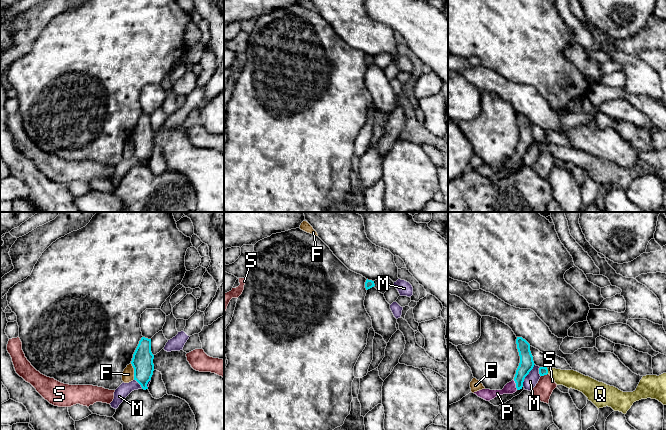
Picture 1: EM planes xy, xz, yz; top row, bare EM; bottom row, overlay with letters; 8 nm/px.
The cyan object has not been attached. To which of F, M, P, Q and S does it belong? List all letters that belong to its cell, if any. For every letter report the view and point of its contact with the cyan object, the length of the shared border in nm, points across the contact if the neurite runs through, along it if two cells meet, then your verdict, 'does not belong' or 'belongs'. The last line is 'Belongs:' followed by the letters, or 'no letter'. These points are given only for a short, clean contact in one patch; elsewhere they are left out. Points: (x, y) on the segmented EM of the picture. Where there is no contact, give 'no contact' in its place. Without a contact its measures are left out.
F: xy (134, 371) | 140 nm | along xy (130, 363), (133, 368), (134, 379) | does not belong
M: yz (527, 374) | 200 nm | along yz (534, 364), (525, 377), (522, 386) | does not belong
P: yz (516, 385) | 90 nm | across yz (526, 364), (516, 385), (510, 388) | belongs
Q: yz (547, 371) | 50 nm | across yz (543, 371), (547, 371), (572, 379) | belongs
S: yz (544, 374) | 60 nm | along yz (547, 373), (541, 376) | does not belong
Belongs: P, Q

